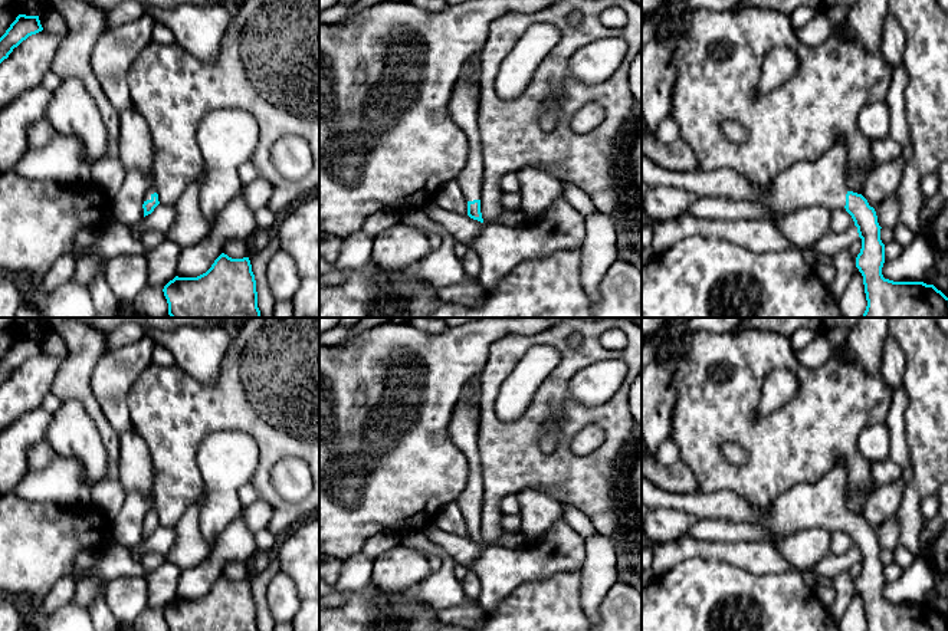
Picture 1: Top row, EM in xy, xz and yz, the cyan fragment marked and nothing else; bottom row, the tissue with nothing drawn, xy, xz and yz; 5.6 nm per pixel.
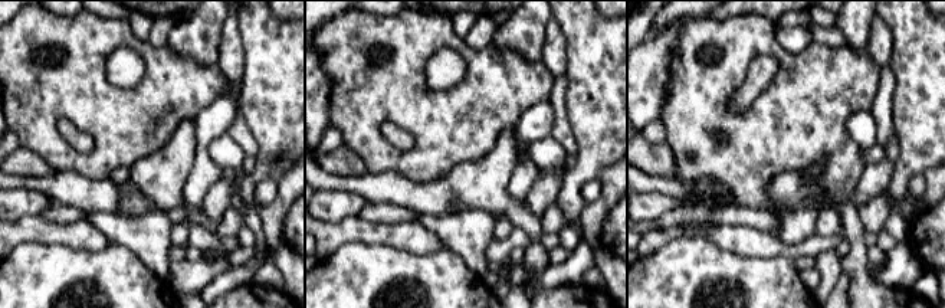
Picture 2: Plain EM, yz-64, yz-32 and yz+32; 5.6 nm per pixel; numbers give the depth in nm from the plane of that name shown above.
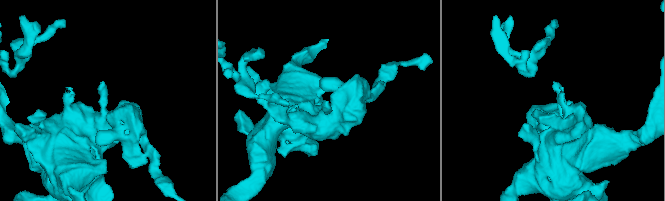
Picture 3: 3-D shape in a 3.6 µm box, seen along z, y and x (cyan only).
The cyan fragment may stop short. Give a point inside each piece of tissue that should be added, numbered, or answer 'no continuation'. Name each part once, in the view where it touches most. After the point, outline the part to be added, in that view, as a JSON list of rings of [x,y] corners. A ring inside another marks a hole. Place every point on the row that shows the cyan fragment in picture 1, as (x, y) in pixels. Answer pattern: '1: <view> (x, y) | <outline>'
1: yz (823, 181) | [[[840,137],[819,160],[793,164],[764,188],[755,187],[729,168],[676,172],[659,167],[643,154],[642,181],[650,188],[675,187],[698,197],[758,203],[781,213],[810,206],[834,210],[844,208],[846,194],[850,191],[846,185],[846,164],[847,147]]]

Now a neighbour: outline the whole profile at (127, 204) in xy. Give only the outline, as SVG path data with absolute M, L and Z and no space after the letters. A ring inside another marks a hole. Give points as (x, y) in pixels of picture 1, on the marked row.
M138 170L128 171L118 193L112 197L115 221L127 227L138 224L144 218L144 197L154 184L152 174Z

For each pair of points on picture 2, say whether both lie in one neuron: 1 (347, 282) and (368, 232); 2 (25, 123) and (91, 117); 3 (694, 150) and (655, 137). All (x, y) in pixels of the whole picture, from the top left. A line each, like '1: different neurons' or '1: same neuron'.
1: different neurons
2: same neuron
3: different neurons

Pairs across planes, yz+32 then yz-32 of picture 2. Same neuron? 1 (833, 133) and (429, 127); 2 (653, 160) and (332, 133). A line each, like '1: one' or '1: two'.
1: one
2: two

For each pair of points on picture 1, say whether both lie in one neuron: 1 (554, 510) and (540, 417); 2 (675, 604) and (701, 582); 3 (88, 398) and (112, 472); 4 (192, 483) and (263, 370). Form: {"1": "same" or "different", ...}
{"1": "different", "2": "same", "3": "same", "4": "same"}

